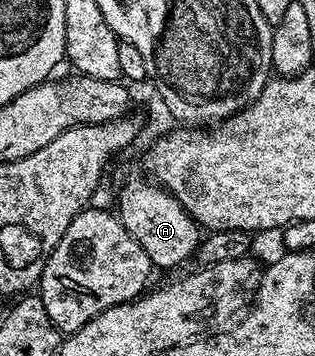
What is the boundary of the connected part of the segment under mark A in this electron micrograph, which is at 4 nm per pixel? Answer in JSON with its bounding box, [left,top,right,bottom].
[116,180,203,269]

